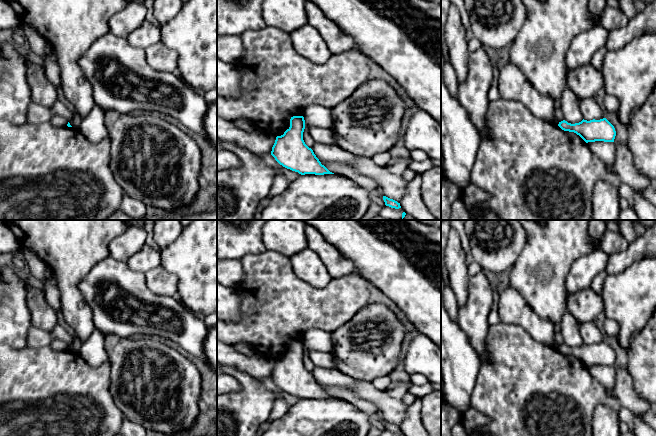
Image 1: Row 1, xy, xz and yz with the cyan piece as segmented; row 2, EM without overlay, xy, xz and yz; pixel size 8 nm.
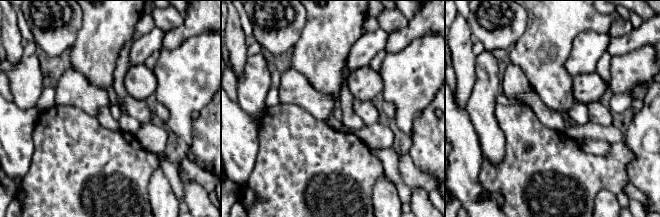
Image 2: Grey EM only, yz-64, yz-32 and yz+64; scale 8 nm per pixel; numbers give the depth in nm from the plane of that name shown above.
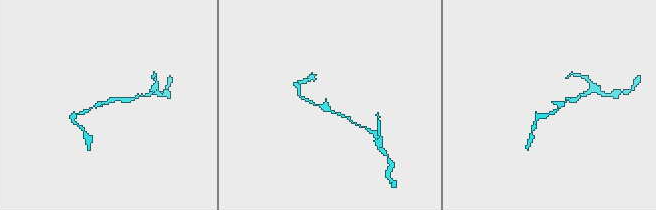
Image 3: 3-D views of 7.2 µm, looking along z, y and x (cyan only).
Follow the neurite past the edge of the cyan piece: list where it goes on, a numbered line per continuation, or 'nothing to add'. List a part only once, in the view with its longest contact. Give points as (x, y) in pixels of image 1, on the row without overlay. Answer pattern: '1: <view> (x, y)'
nothing to add

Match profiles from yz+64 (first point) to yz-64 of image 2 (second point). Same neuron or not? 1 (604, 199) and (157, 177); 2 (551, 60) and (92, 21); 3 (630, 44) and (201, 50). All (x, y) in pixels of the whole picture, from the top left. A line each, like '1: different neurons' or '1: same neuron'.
1: same neuron
2: same neuron
3: different neurons

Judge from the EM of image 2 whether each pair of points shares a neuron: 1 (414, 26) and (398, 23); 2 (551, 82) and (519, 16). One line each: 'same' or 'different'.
1: different
2: different

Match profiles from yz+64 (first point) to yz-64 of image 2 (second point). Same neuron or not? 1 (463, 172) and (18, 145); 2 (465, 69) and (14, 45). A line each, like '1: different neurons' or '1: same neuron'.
1: same neuron
2: same neuron

